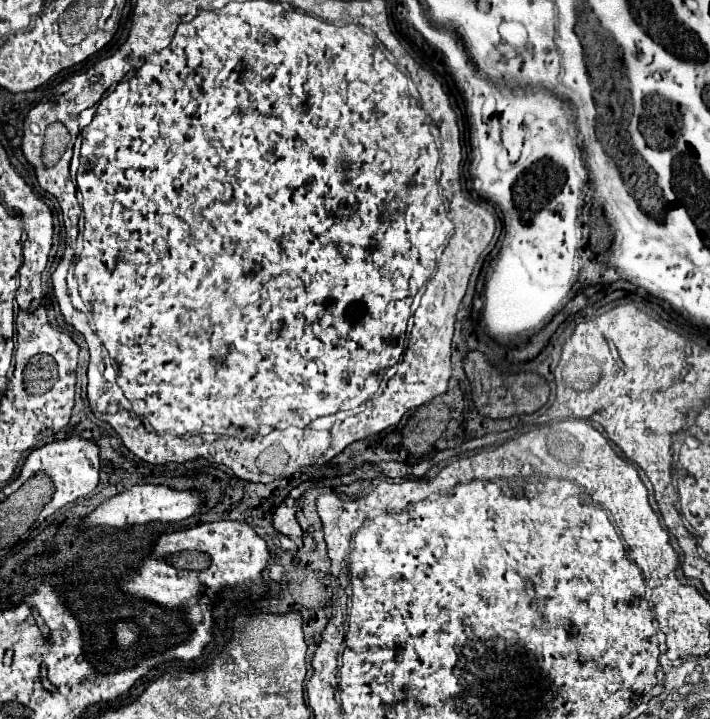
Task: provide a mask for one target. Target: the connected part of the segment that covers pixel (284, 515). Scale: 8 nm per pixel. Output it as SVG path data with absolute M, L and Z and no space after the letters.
M282 502L278 506L278 510L274 512L274 522L272 524L284 536L290 536L290 538L300 538L302 536L302 528L296 520L296 508L288 506L286 502Z

